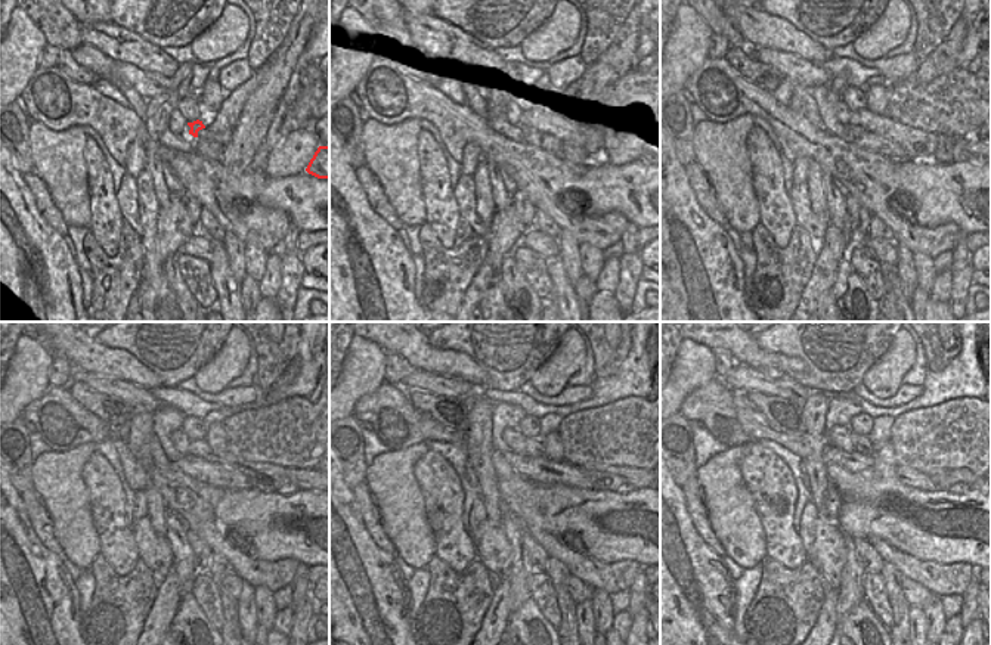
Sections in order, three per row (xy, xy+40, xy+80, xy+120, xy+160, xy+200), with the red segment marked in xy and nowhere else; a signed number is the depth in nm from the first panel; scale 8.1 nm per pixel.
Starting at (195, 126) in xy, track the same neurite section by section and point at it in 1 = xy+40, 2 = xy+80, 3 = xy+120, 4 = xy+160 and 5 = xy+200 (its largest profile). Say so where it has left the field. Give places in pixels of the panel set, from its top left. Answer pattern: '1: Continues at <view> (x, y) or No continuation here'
1: Continues at xy+40 (567, 133)
2: Continues at xy+80 (920, 145)
3: Continues at xy+120 (265, 477)
4: Continues at xy+160 (603, 477)
5: Continues at xy+200 (943, 478)

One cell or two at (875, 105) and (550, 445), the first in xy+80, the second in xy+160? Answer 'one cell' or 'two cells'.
one cell

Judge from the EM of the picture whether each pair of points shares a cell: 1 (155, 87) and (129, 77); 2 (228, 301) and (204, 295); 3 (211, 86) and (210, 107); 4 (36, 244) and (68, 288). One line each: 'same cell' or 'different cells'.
1: same cell
2: different cells
3: same cell
4: same cell

